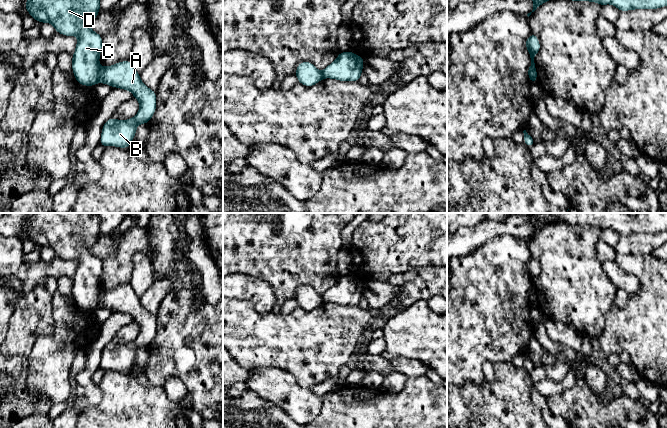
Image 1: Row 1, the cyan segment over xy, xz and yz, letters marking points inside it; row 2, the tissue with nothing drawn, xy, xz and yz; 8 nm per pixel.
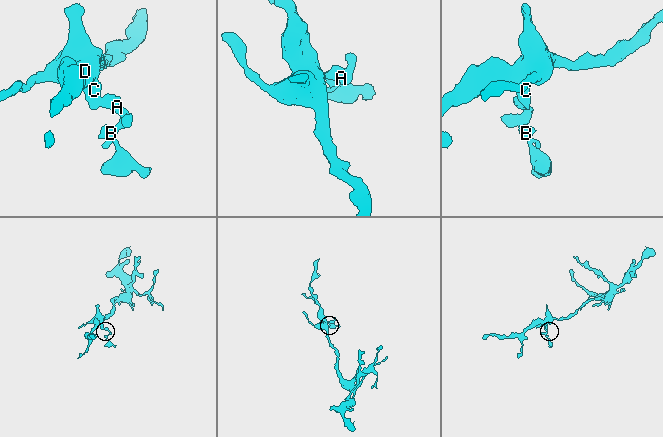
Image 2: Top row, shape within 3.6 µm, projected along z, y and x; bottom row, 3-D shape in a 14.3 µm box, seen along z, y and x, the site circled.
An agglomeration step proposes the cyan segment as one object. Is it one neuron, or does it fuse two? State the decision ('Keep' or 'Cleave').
Cleave

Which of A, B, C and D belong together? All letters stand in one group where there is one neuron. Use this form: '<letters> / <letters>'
A B / C D

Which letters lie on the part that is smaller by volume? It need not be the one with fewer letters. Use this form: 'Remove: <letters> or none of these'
Remove: A, B

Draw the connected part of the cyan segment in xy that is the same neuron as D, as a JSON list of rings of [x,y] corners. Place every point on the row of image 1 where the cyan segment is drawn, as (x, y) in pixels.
[[[27,0],[25,8],[35,21],[50,23],[57,33],[78,38],[72,56],[75,79],[81,85],[95,86],[99,81],[102,37],[91,29],[91,25],[100,11],[100,0]]]

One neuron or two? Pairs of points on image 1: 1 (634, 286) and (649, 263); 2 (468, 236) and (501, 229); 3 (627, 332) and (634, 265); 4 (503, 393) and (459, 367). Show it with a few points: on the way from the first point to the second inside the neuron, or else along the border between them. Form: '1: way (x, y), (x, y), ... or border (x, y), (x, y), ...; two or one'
1: border (619, 266), (636, 278), (639, 283), (638, 291); two
2: way (476, 236), (493, 229); one
3: way (644, 315), (645, 282); one
4: border (485, 379), (481, 384), (465, 381), (460, 385); two

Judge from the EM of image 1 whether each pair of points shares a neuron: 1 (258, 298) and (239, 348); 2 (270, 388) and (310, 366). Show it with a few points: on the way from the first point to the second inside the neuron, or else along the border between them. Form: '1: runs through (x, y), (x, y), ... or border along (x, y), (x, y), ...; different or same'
1: border along (233, 297), (248, 300), (259, 312), (271, 311); different
2: border along (271, 366), (285, 369), (300, 385), (308, 388); different

